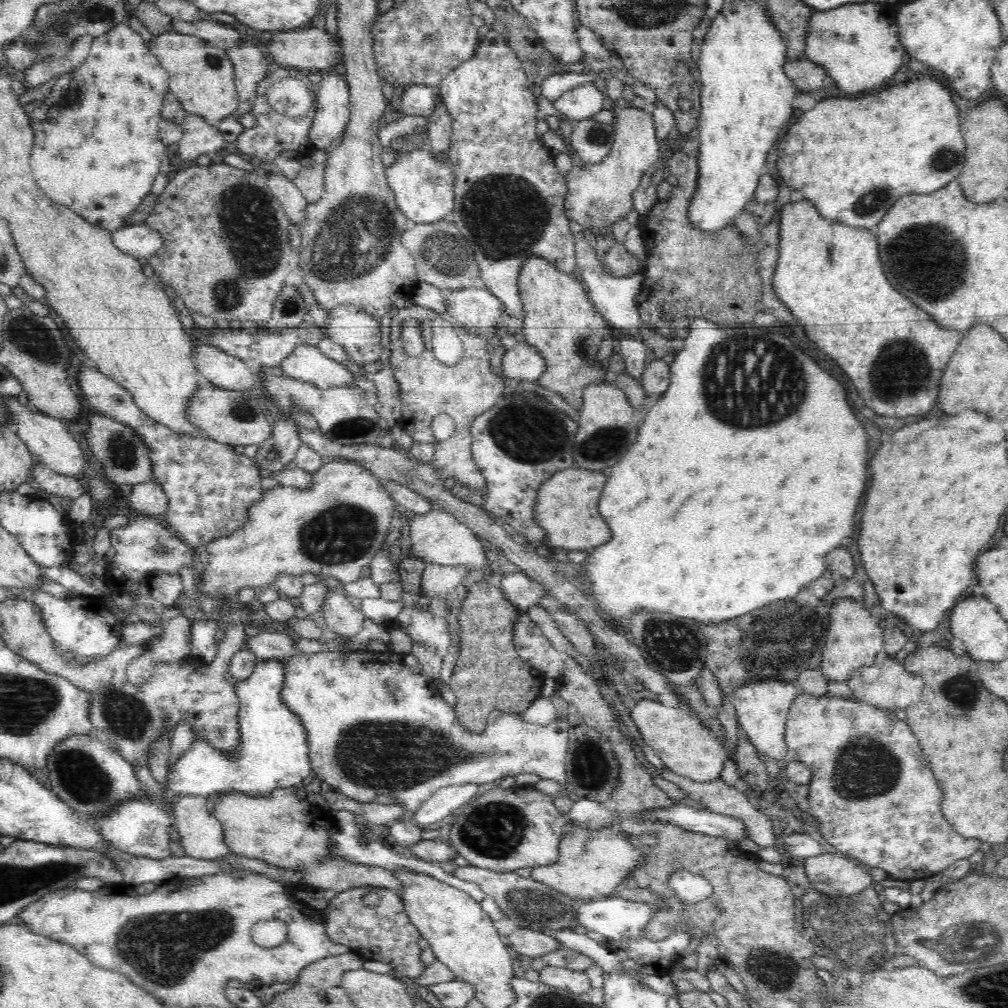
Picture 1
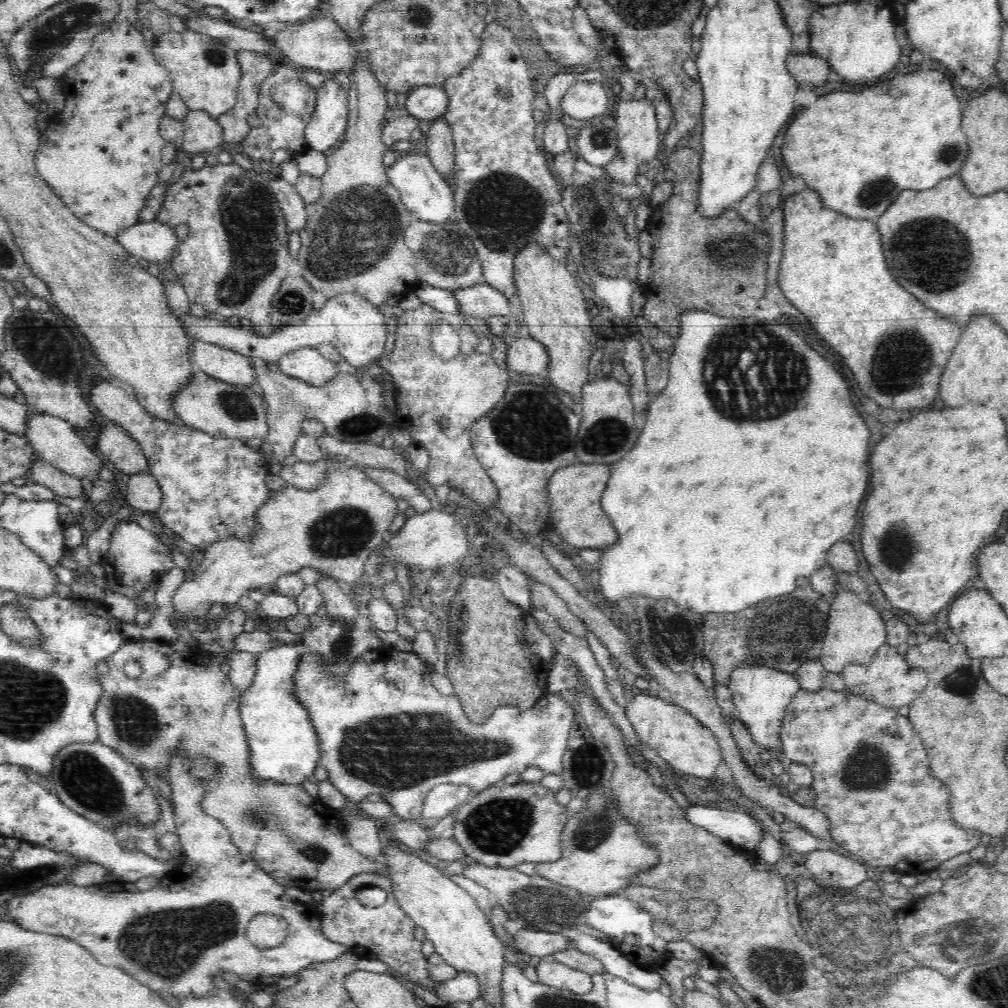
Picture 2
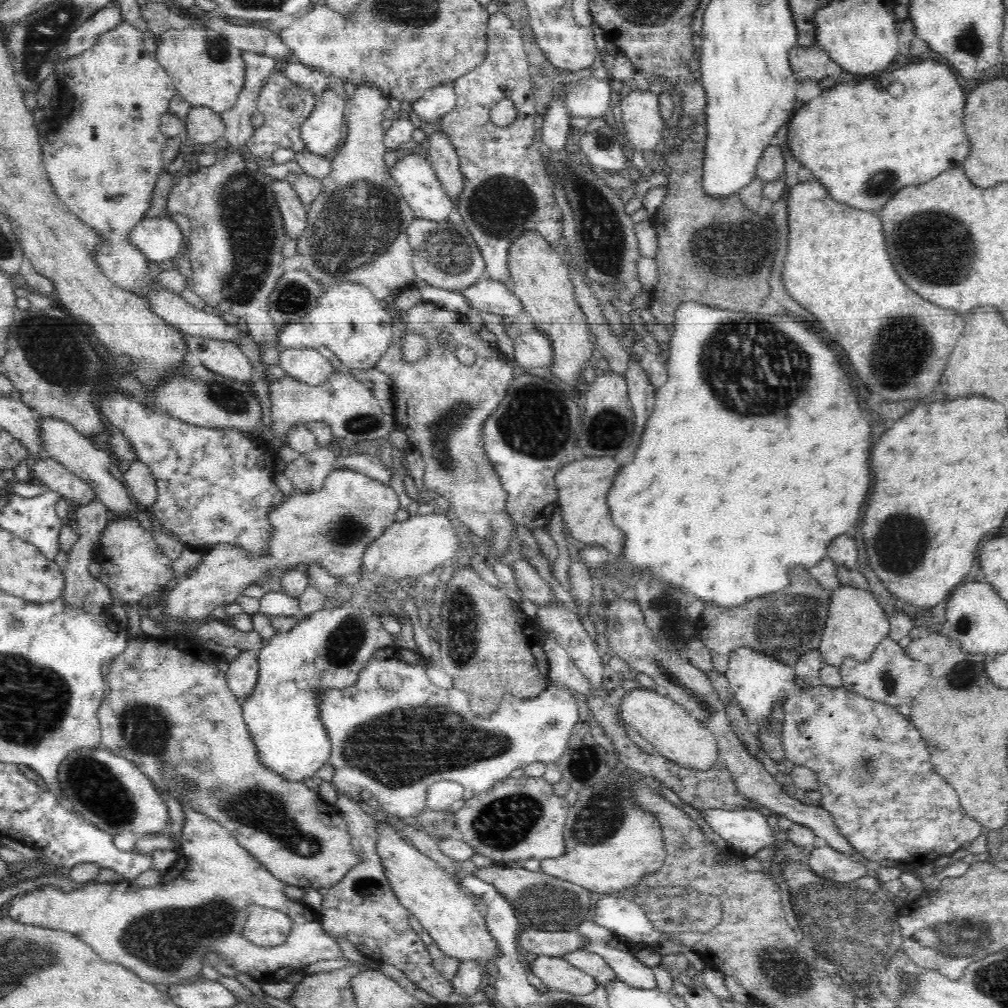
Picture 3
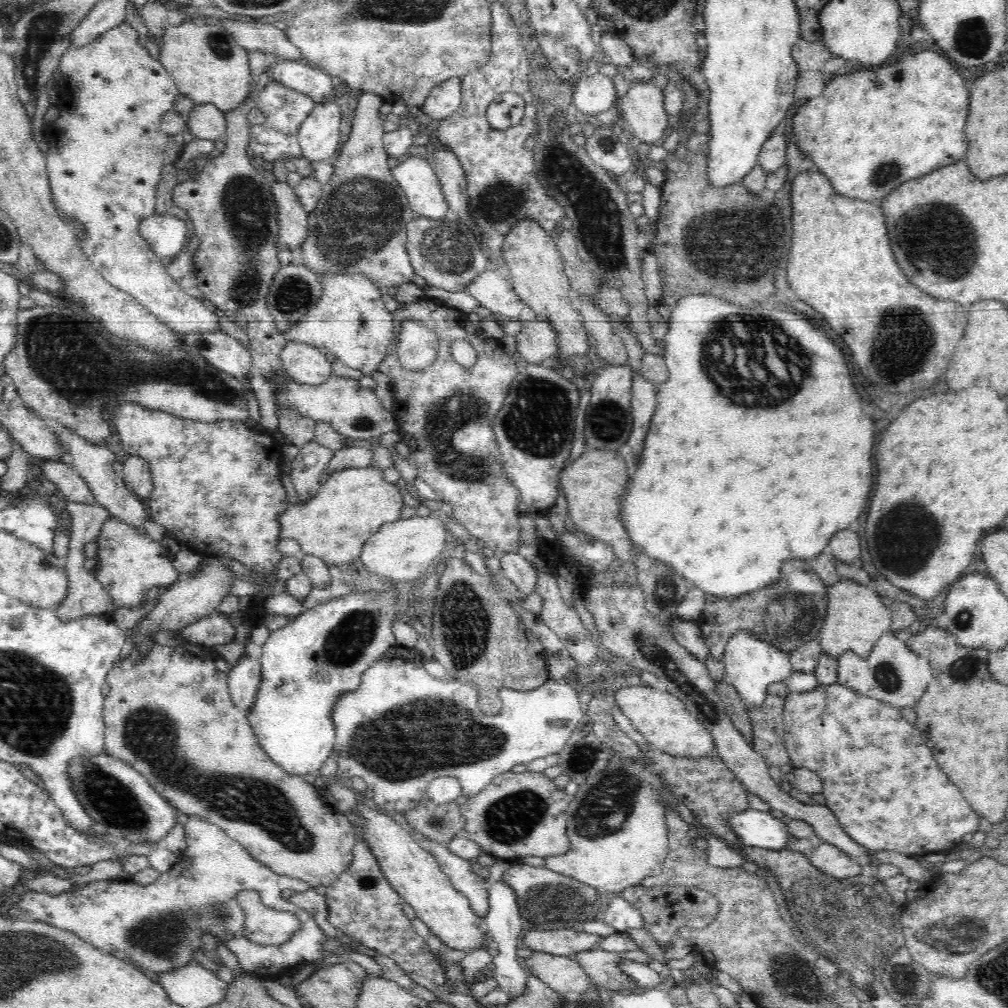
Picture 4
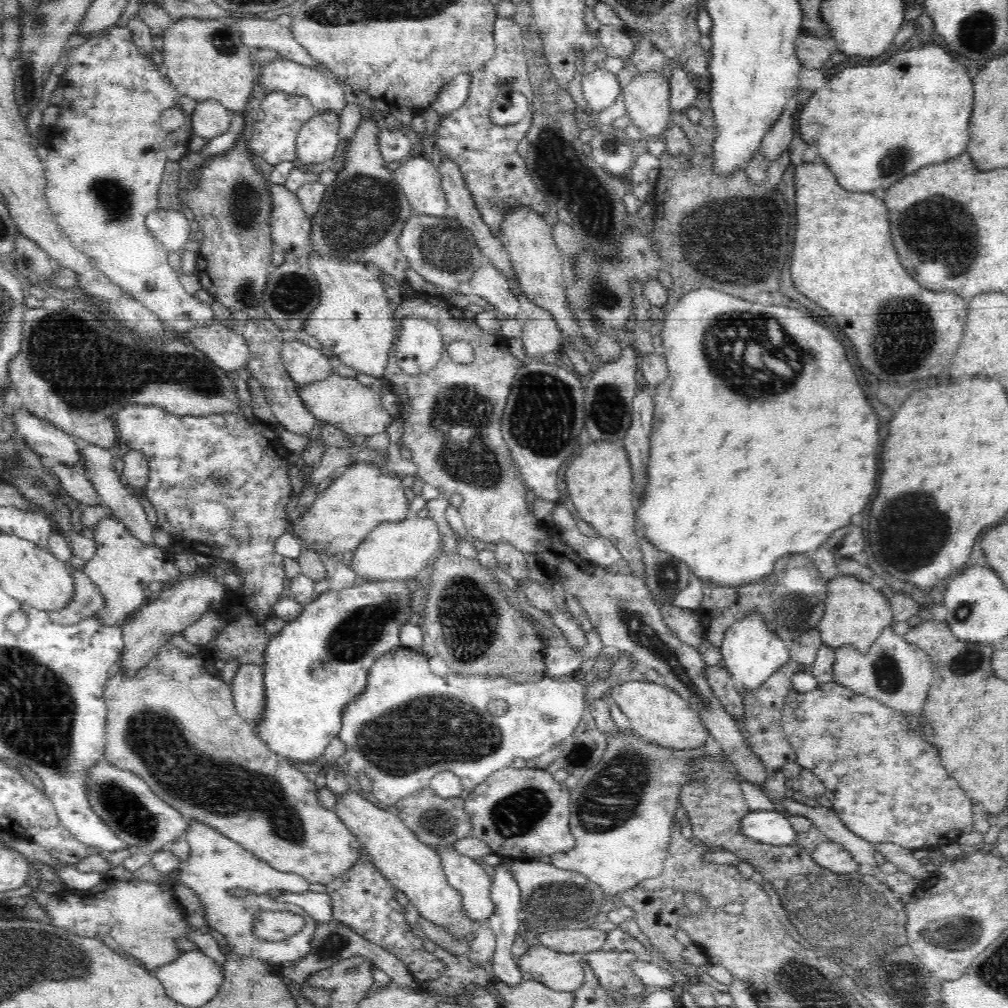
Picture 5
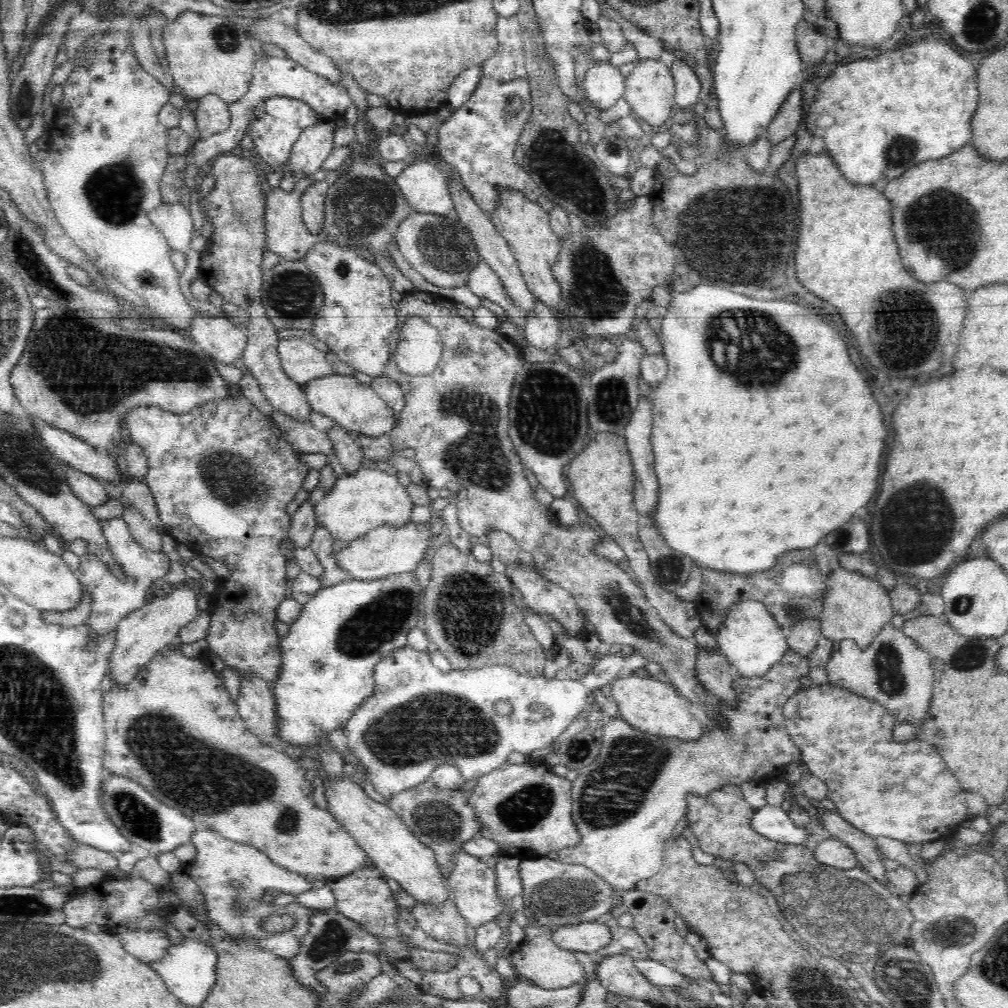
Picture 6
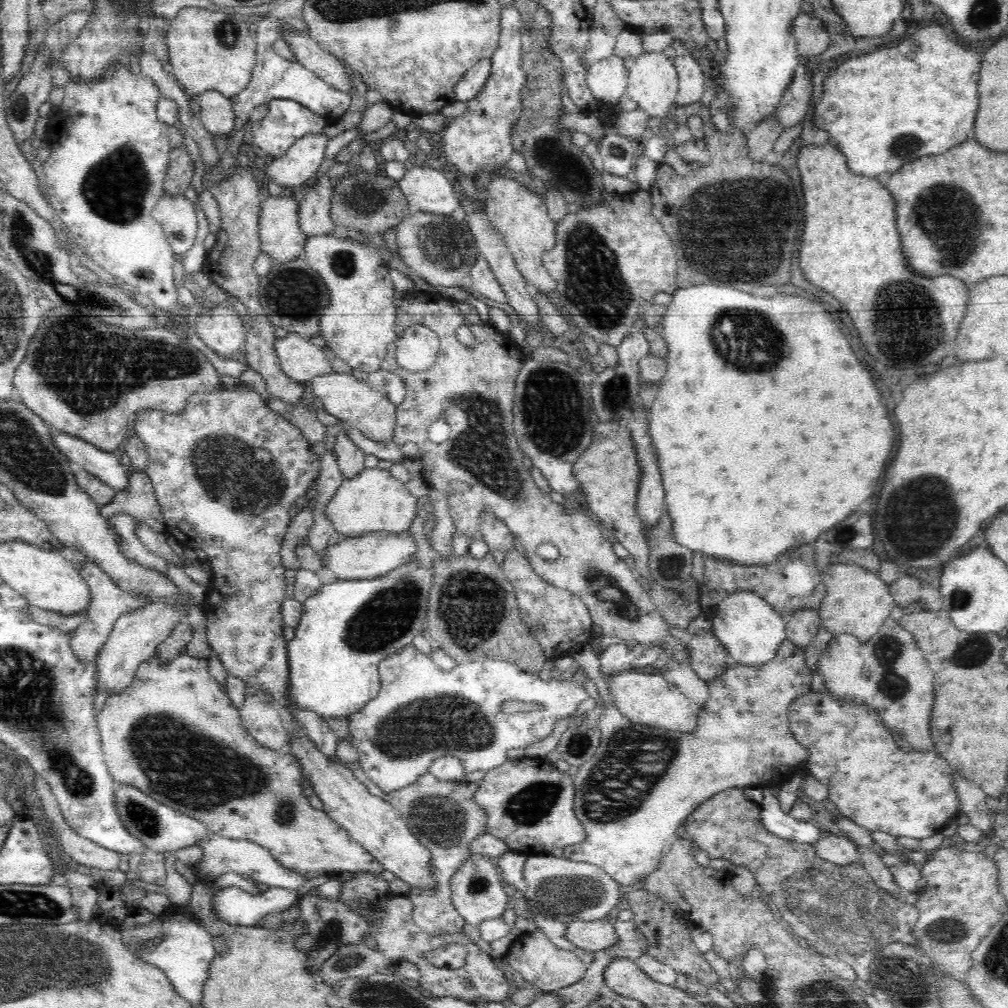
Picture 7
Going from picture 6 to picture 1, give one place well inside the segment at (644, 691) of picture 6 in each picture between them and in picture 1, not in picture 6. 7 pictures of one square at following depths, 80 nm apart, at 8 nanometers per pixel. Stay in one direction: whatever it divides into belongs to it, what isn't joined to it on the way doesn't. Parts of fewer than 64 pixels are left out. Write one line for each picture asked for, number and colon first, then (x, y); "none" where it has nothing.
1: (681, 741)
2: (679, 738)
3: (675, 734)
4: (663, 720)
5: (656, 713)

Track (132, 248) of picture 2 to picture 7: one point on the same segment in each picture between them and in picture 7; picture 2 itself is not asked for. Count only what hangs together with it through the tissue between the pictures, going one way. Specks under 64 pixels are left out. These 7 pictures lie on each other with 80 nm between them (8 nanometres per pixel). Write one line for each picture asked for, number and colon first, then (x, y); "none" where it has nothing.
3: (159, 238)
4: (166, 234)
5: (170, 227)
6: (174, 221)
7: (176, 214)

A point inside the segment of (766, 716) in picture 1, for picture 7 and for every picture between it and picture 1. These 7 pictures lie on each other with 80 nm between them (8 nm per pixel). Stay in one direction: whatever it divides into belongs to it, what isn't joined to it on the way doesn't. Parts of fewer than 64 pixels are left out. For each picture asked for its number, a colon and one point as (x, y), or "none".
2: (760, 694)
3: (757, 682)
4: (751, 665)
5: (751, 653)
6: (750, 638)
7: (750, 629)

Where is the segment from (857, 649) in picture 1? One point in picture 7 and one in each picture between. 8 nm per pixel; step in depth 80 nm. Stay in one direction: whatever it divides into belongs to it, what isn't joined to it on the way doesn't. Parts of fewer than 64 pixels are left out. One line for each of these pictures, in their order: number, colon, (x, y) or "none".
2: (855, 630)
3: (856, 624)
4: (856, 618)
5: (854, 613)
6: (856, 607)
7: (857, 602)

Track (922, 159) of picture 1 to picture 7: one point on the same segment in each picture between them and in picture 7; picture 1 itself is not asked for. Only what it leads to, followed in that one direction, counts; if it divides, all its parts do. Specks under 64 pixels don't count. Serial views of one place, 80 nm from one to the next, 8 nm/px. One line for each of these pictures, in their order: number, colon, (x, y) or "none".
2: (858, 150)
3: (863, 142)
4: (870, 131)
5: (872, 125)
6: (878, 118)
7: (884, 109)

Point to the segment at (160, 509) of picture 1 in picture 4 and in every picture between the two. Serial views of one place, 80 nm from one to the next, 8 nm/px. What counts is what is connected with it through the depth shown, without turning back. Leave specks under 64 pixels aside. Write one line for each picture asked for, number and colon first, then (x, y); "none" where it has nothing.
2: (143, 491)
3: (139, 480)
4: (136, 474)

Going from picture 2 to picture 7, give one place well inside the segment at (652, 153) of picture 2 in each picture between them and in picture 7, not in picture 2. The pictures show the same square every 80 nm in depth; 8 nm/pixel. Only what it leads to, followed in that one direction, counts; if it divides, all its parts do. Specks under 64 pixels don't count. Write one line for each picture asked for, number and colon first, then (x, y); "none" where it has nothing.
3: (643, 124)
4: (643, 105)
5: (647, 99)
6: (650, 88)
7: (652, 83)

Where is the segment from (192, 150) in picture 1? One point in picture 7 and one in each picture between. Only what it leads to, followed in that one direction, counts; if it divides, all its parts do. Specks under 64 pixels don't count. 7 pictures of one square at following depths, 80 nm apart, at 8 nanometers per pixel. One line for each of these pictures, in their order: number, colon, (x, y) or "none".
2: (202, 132)
3: (203, 126)
4: (205, 121)
5: (209, 119)
6: (212, 115)
7: (217, 117)

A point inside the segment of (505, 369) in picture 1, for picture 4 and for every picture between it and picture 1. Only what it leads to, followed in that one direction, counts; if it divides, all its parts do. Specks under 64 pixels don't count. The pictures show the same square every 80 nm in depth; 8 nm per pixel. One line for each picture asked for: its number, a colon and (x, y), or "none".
2: (527, 355)
3: (533, 349)
4: (537, 340)

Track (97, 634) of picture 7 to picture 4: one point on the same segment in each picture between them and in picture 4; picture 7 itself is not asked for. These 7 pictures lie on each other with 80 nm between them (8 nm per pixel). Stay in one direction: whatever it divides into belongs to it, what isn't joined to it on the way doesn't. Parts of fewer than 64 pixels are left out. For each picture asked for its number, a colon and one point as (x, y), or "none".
4: (129, 562)
5: (122, 567)
6: (113, 597)

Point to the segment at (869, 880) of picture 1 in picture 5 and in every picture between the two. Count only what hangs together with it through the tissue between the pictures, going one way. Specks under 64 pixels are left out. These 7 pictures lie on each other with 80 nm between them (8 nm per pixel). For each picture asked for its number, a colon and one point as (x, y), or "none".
2: (830, 869)
3: (832, 865)
4: (830, 859)
5: (833, 856)

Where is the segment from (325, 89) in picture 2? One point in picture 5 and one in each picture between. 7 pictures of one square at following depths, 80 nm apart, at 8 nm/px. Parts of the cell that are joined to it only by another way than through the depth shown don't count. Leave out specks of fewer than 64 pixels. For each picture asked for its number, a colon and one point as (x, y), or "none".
3: (322, 131)
4: (319, 137)
5: (317, 141)

